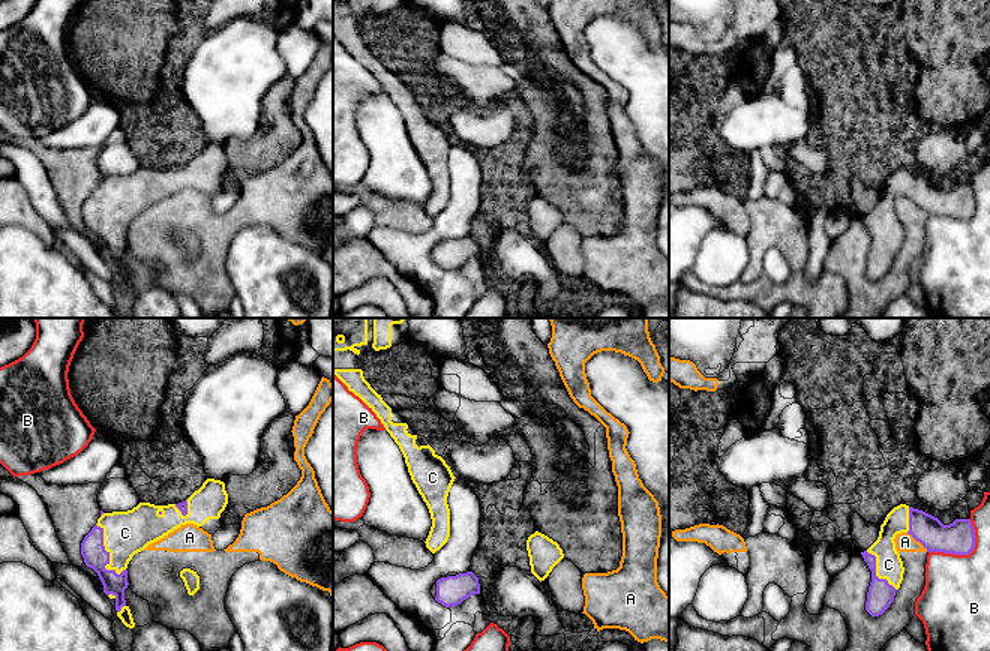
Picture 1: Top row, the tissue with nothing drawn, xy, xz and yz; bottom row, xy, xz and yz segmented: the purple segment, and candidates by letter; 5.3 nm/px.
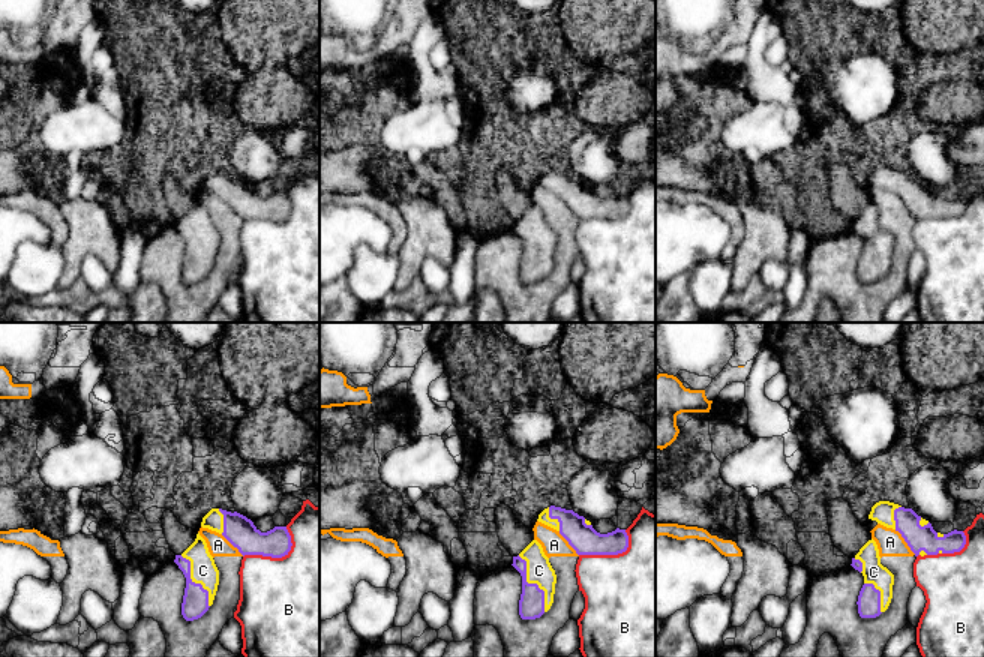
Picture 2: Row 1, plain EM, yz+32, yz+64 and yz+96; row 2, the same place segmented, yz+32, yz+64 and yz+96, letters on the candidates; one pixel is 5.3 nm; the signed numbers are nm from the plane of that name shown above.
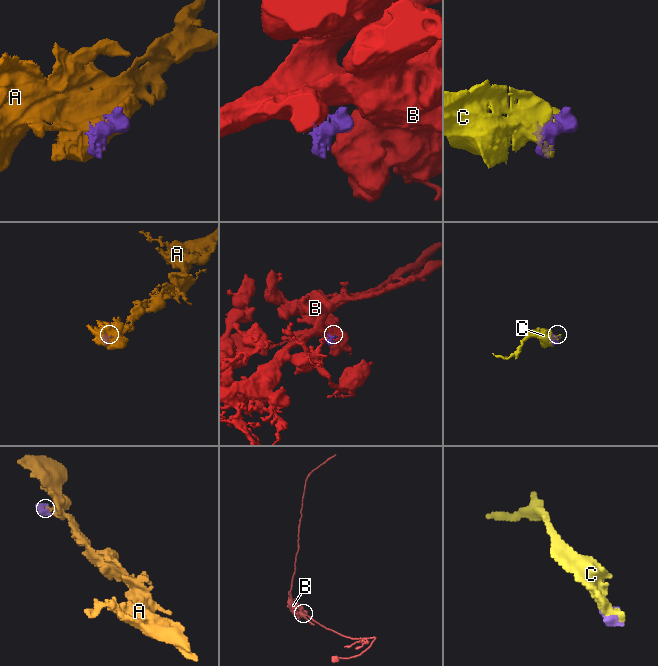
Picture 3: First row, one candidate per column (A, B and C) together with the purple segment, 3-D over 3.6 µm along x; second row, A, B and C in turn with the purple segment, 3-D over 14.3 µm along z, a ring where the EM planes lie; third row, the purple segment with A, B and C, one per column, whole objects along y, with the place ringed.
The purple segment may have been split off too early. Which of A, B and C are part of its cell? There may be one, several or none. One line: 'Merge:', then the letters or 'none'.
Merge: A, C

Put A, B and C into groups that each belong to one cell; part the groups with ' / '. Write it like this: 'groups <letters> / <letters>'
groups A C / B

